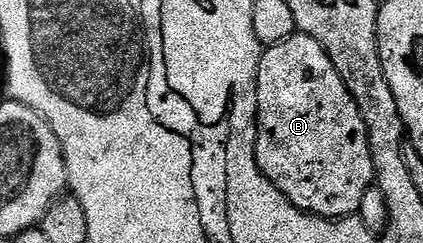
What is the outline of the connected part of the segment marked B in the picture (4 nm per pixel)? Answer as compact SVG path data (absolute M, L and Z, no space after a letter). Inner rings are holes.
M299 33L292 35L286 41L267 48L260 56L260 68L256 78L256 160L258 169L275 187L282 192L295 207L308 215L320 215L323 219L347 219L355 216L362 205L362 197L366 197L369 187L373 186L376 170L370 157L370 141L366 133L366 121L362 121L362 113L358 113L358 105L354 105L354 97L350 97L350 89L342 81L338 69L334 69L334 61L309 35Z

